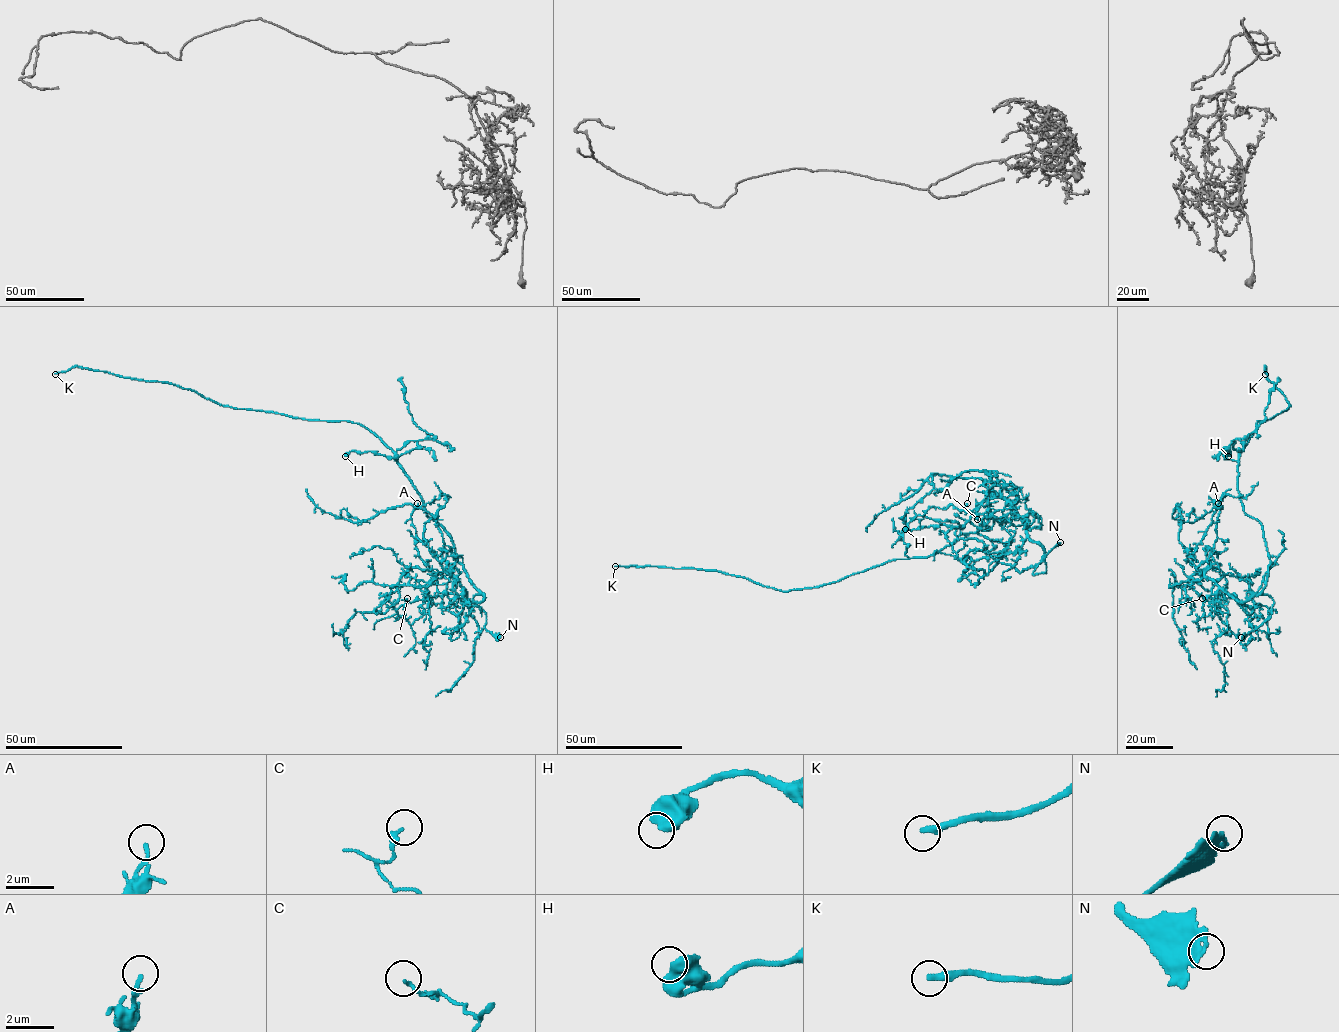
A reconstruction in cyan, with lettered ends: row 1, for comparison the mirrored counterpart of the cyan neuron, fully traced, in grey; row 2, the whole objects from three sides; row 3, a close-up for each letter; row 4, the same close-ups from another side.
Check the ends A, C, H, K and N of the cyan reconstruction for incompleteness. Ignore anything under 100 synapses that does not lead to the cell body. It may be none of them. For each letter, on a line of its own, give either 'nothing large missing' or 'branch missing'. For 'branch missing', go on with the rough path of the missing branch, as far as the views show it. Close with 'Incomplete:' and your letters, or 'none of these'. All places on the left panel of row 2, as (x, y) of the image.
A: nothing large missing
C: nothing large missing
H: nothing large missing
K: branch missing
N: branch missing
Incomplete: K, N

